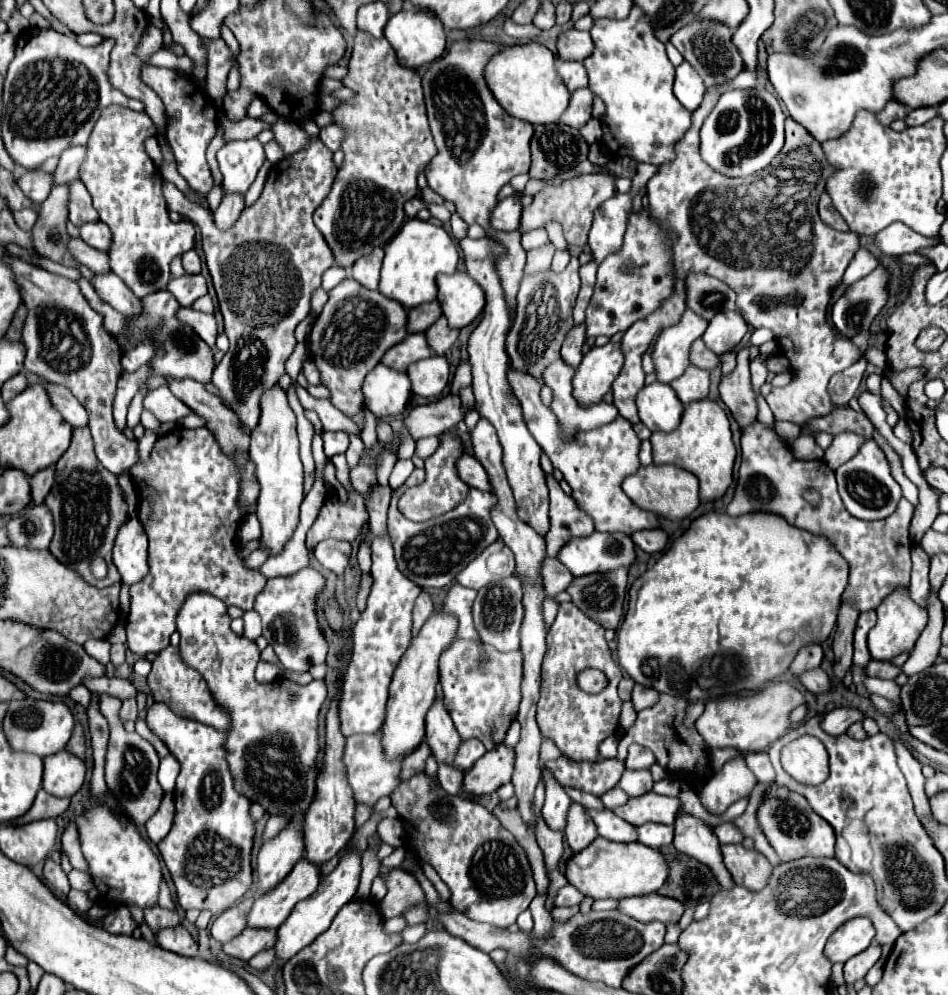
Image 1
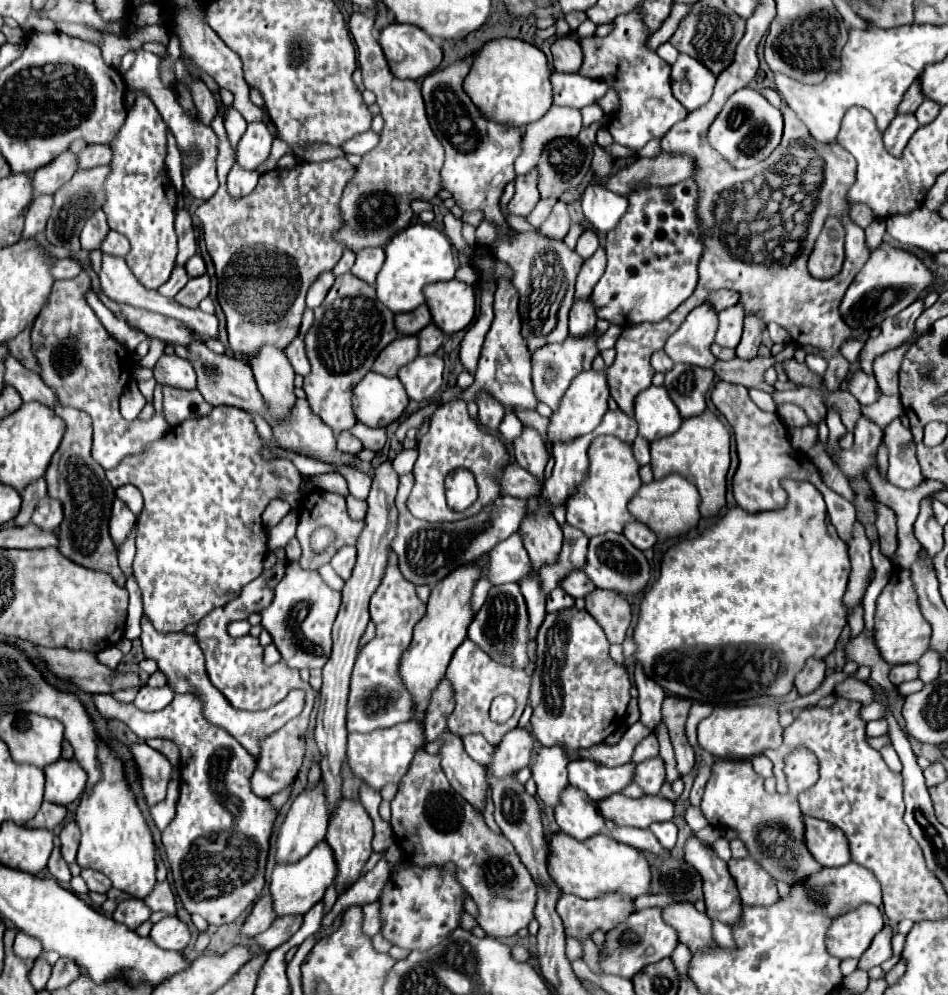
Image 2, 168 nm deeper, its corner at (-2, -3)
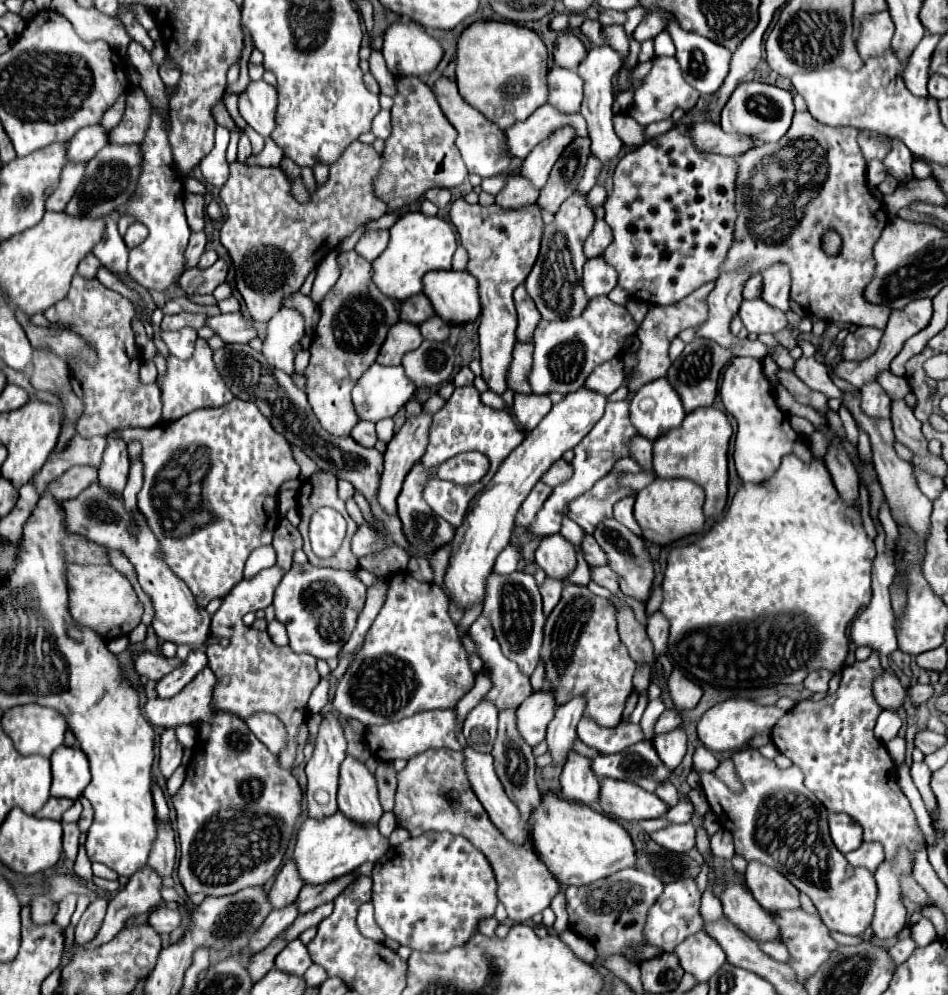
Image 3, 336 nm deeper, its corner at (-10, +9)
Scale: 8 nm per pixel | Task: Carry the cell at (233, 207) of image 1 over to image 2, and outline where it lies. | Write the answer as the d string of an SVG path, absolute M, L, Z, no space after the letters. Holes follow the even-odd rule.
M236 164L228 172L228 192L234 198L240 198L244 194L250 194L258 184L258 172L246 172L244 168L238 168Z

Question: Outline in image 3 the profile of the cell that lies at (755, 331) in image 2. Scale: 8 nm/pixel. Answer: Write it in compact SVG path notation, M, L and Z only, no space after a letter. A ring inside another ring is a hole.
M776 264L774 268L768 268L764 274L764 290L762 300L774 308L780 308L782 312L790 310L790 274L782 264Z

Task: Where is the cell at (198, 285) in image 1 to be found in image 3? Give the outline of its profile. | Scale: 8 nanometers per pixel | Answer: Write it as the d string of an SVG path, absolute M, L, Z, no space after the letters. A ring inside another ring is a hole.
M224 260L214 262L210 268L190 268L180 278L178 284L186 296L194 294L212 294L216 286L220 286L226 280L228 266Z

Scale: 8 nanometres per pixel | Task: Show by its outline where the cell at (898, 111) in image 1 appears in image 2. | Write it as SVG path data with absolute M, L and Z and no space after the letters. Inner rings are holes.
M918 80L908 88L908 92L904 94L904 100L900 102L900 106L898 106L898 112L900 114L904 114L904 112L914 112L920 104L922 104L922 100L924 100L926 96L922 96L922 90L918 88Z

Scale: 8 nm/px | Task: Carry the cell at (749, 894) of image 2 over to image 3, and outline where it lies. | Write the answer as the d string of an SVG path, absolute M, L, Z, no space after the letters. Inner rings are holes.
M752 860L748 862L744 878L748 890L764 910L774 912L800 906L798 890L778 870Z

